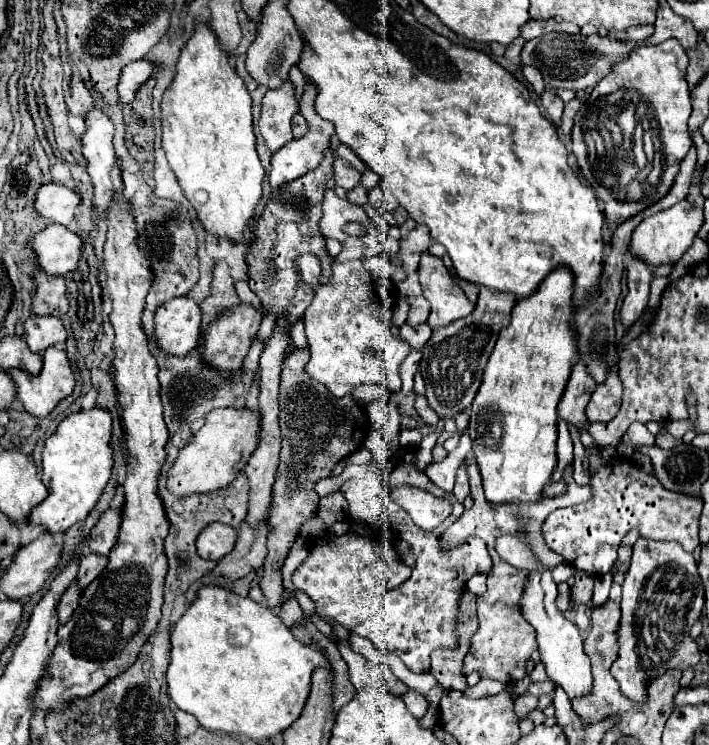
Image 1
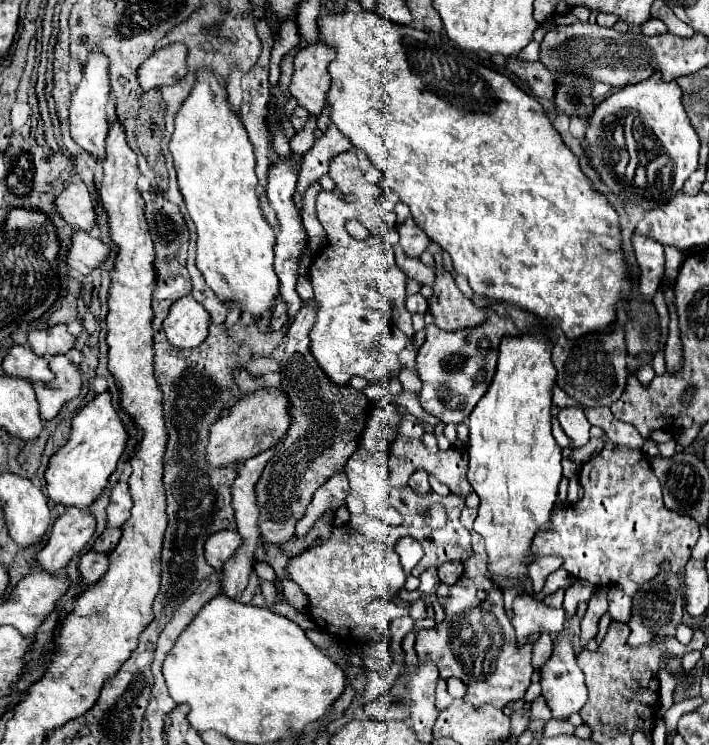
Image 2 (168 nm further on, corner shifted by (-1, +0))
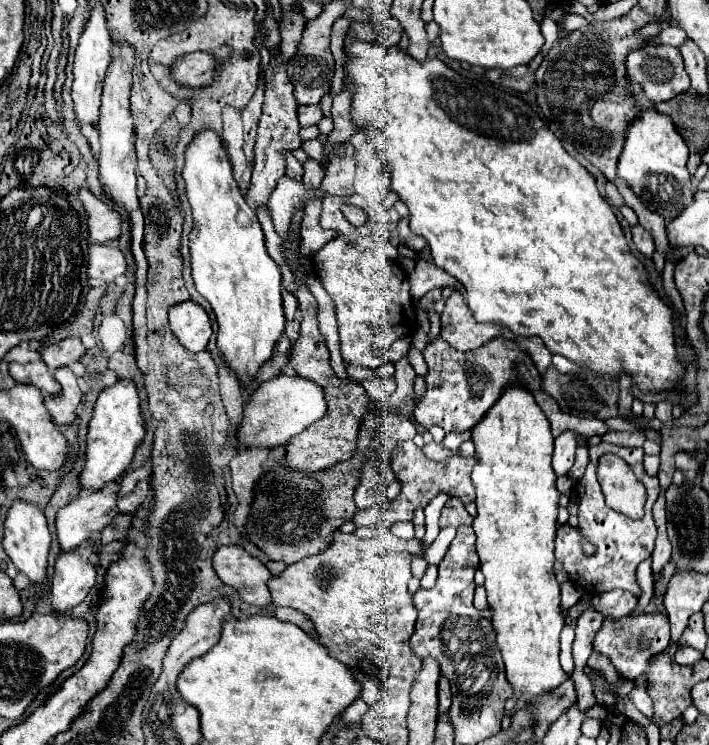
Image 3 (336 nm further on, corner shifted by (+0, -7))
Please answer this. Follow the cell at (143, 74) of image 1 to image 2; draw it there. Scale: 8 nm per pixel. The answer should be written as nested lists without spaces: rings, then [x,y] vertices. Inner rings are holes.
[[[173,43],[163,49],[157,49],[143,65],[137,69],[137,81],[143,91],[173,85],[177,83],[185,73],[187,49],[183,43]]]

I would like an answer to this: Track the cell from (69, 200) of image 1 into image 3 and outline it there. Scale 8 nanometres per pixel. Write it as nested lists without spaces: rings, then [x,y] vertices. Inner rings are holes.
[[[88,188],[80,190],[80,200],[88,210],[88,228],[90,228],[90,242],[106,244],[110,240],[118,240],[122,228],[120,212],[108,204],[106,200],[94,196]]]

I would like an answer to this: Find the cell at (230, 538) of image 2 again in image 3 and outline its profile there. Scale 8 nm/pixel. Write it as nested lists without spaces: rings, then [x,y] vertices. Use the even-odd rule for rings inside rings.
[[[220,546],[214,554],[214,570],[224,584],[232,586],[240,594],[242,602],[252,606],[270,604],[266,582],[272,574],[242,546]]]

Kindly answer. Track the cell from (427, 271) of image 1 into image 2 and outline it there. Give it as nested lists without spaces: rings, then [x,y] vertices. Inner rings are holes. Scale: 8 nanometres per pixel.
[[[441,261],[435,263],[435,283],[429,299],[429,313],[435,319],[433,323],[445,331],[459,331],[485,321],[485,311],[475,307],[473,301],[459,291],[453,275],[443,269]]]

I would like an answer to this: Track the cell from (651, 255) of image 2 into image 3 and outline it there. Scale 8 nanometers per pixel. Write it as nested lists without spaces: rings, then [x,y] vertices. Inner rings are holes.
[[[640,224],[632,226],[632,240],[636,244],[636,248],[646,256],[646,258],[652,258],[652,252],[654,252],[654,240],[652,240],[652,234],[648,230],[644,230]]]

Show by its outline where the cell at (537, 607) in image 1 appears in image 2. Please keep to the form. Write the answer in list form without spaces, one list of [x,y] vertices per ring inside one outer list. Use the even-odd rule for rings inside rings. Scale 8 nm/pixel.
[[[563,635],[553,643],[551,657],[545,661],[545,665],[541,665],[541,687],[543,687],[543,695],[555,719],[565,719],[567,715],[577,713],[585,705],[589,693],[585,685],[585,675],[581,673],[577,665],[577,653],[575,653],[575,645],[571,637]]]

